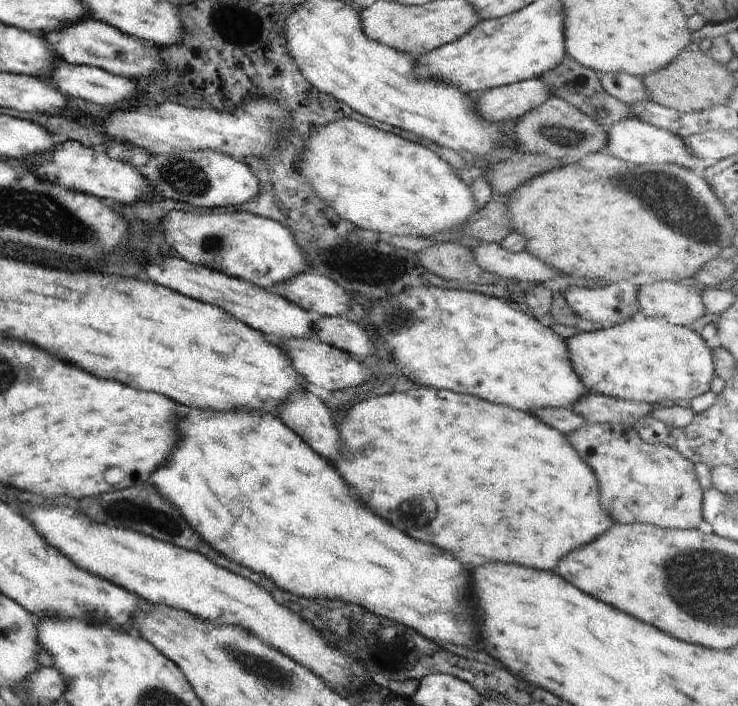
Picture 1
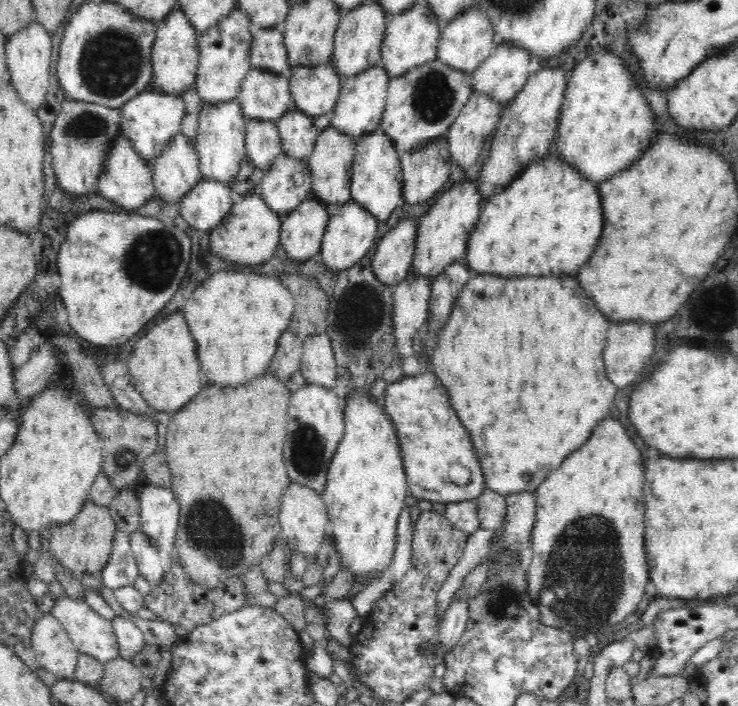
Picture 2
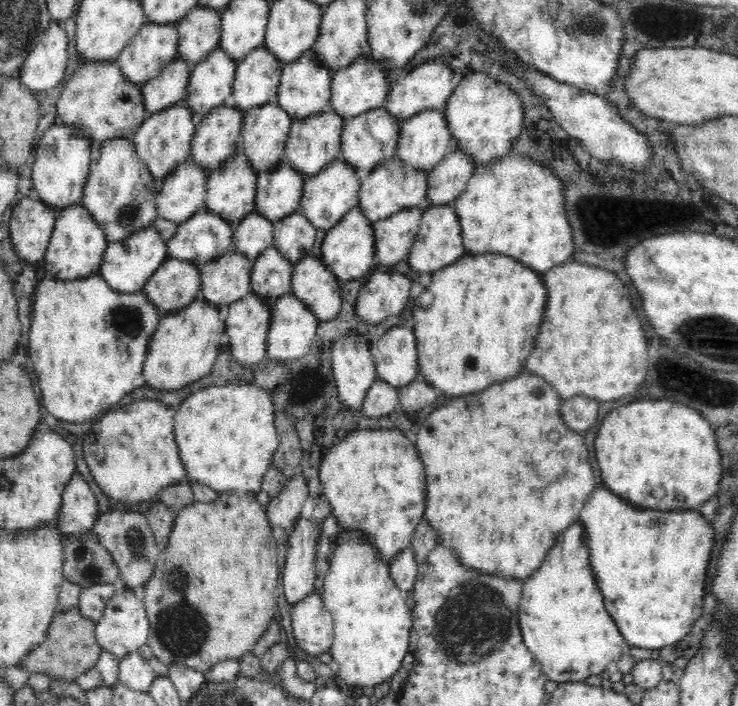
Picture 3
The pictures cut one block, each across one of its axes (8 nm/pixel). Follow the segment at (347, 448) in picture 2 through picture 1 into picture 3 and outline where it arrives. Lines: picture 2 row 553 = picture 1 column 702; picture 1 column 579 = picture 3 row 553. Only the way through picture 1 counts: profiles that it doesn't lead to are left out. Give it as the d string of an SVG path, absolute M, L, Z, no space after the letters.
M339 532L320 595L333 620L334 638L329 653L333 657L340 679L352 687L375 688L378 684L389 682L402 666L404 657L409 654L413 618L405 603L406 595L394 584L390 576L389 563L381 560L377 550L370 546L361 532Z

